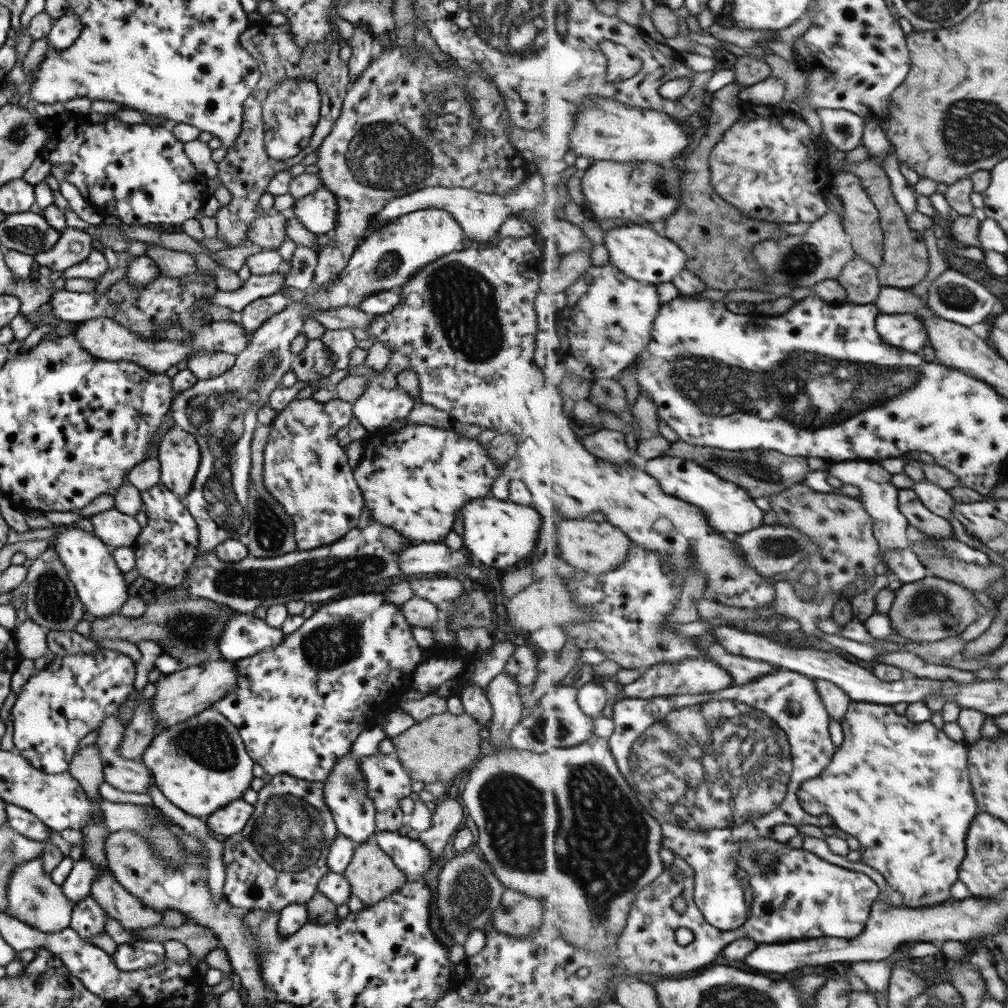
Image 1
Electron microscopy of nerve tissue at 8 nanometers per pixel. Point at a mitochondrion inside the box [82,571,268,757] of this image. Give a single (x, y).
(189, 632)

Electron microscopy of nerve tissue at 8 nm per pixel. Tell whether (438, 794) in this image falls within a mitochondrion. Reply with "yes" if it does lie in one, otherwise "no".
no

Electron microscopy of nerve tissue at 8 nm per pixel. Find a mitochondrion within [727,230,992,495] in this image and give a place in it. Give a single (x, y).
(802, 260)

